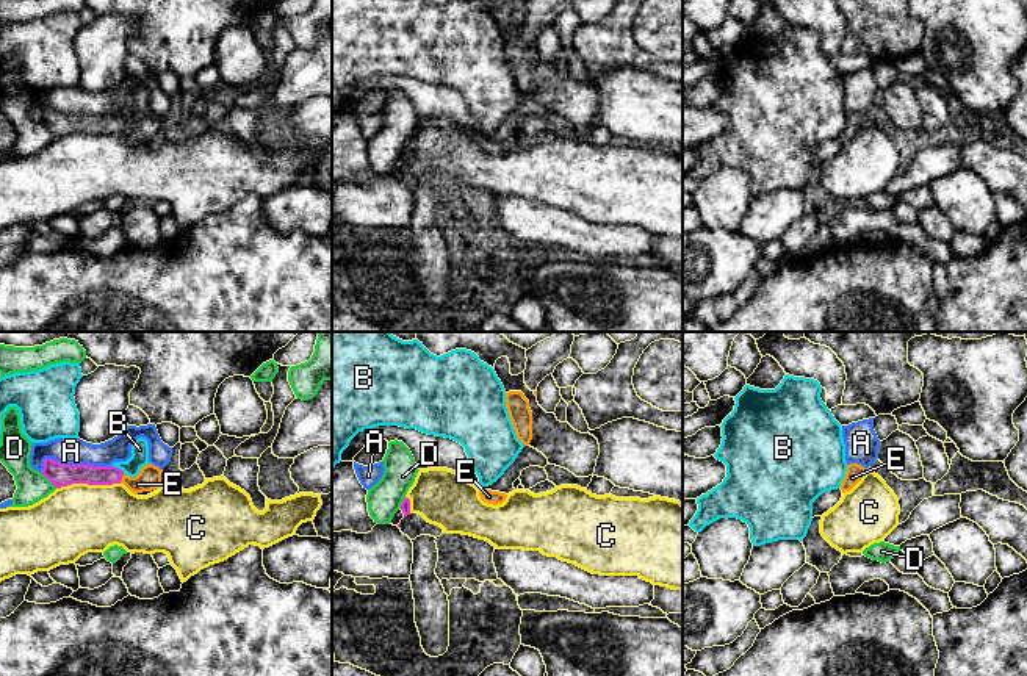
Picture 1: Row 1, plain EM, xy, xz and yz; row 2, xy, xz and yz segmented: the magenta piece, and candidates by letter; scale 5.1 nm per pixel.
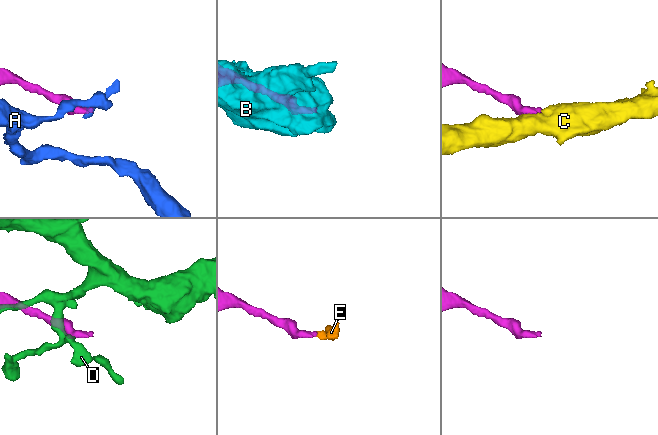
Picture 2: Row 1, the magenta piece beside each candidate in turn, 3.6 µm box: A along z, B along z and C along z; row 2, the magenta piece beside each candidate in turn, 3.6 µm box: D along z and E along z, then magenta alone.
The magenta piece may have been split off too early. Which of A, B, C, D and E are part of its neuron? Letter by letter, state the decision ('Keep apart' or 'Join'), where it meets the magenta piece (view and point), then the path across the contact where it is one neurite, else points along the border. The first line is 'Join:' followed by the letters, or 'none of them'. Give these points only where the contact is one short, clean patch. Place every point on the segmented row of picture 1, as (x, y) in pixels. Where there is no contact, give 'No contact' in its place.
Join: E
A: Keep apart. Touches magenta at xy (71, 465)
B: Keep apart. Touches magenta at xy (118, 468)
C: Keep apart. Touches magenta at xy (88, 484). Boundary: xy (119, 482), (68, 484), (57, 489)
D: Keep apart. Touches magenta at xy (49, 479)
E: Join. Touches magenta at xy (121, 479). Path across: xy (90, 474), (115, 474), (121, 479), (146, 481), (149, 478)

